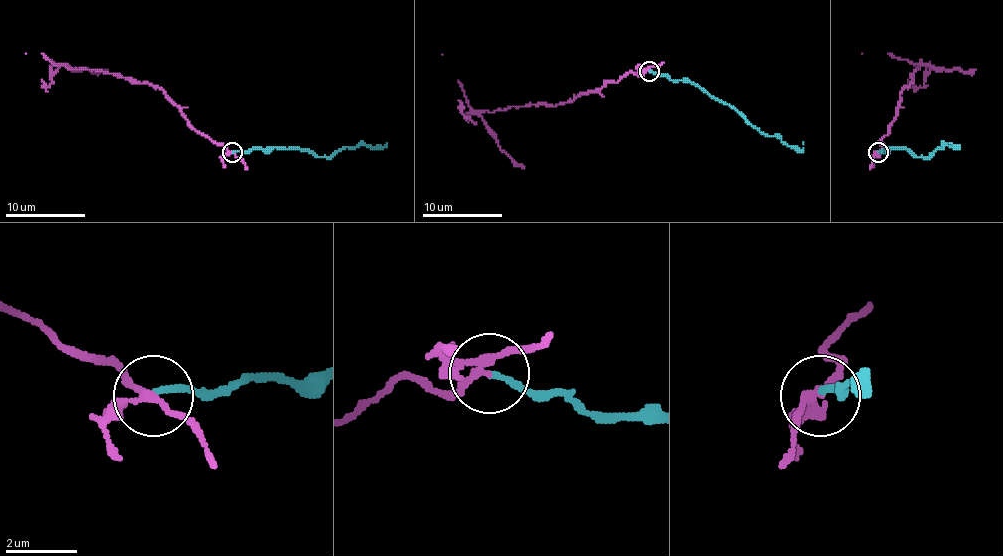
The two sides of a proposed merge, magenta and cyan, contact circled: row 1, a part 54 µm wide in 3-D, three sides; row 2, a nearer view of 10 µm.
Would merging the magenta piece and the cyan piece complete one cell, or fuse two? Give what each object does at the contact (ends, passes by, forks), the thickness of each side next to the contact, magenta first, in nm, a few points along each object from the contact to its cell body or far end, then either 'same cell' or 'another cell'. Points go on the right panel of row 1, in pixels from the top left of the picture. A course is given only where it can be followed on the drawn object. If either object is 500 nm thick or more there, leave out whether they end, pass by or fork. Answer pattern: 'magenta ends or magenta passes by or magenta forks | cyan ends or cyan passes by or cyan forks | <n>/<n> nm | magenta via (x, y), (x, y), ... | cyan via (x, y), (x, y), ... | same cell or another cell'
magenta forks | cyan ends | 170/180 nm | magenta via (878, 153), (880, 141), (890, 131), (900, 93), (914, 81), (916, 69), (923, 65), (965, 73), (975, 69) | cyan via (880, 153), (892, 147), (908, 149), (916, 157), (927, 157), (939, 147), (957, 147), (949, 143) | another cell

